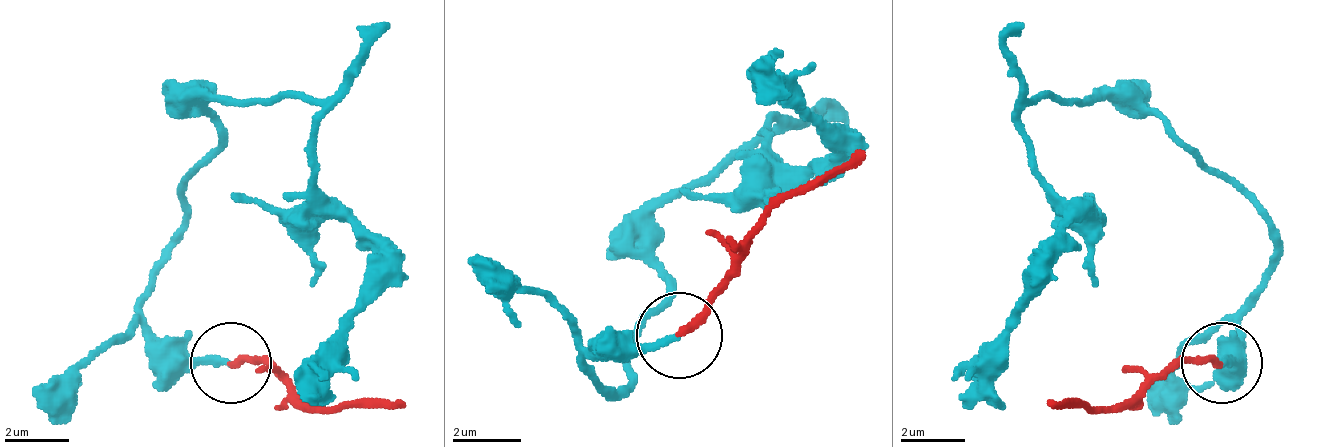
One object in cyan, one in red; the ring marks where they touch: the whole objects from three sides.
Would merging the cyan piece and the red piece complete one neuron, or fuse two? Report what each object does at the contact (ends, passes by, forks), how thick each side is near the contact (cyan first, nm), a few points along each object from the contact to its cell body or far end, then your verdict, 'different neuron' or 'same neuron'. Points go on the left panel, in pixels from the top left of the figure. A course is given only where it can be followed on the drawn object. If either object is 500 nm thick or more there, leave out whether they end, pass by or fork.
cyan ends there; red ends there; 200 nm thick on the cyan side, 240 nm on the other; cyan runs (229, 361), (140, 312), (221, 143), (204, 94), (301, 94), (317, 191), (374, 248), (301, 409); red runs (229, 361), (261, 361), (317, 409), (406, 401); same neuron

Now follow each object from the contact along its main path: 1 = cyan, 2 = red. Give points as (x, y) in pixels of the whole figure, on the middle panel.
1: (677, 337), (582, 363), (625, 380), (669, 294), (651, 217), (772, 122), (789, 165), (832, 148), (755, 62)
2: (677, 337), (712, 286), (772, 217), (866, 148)

